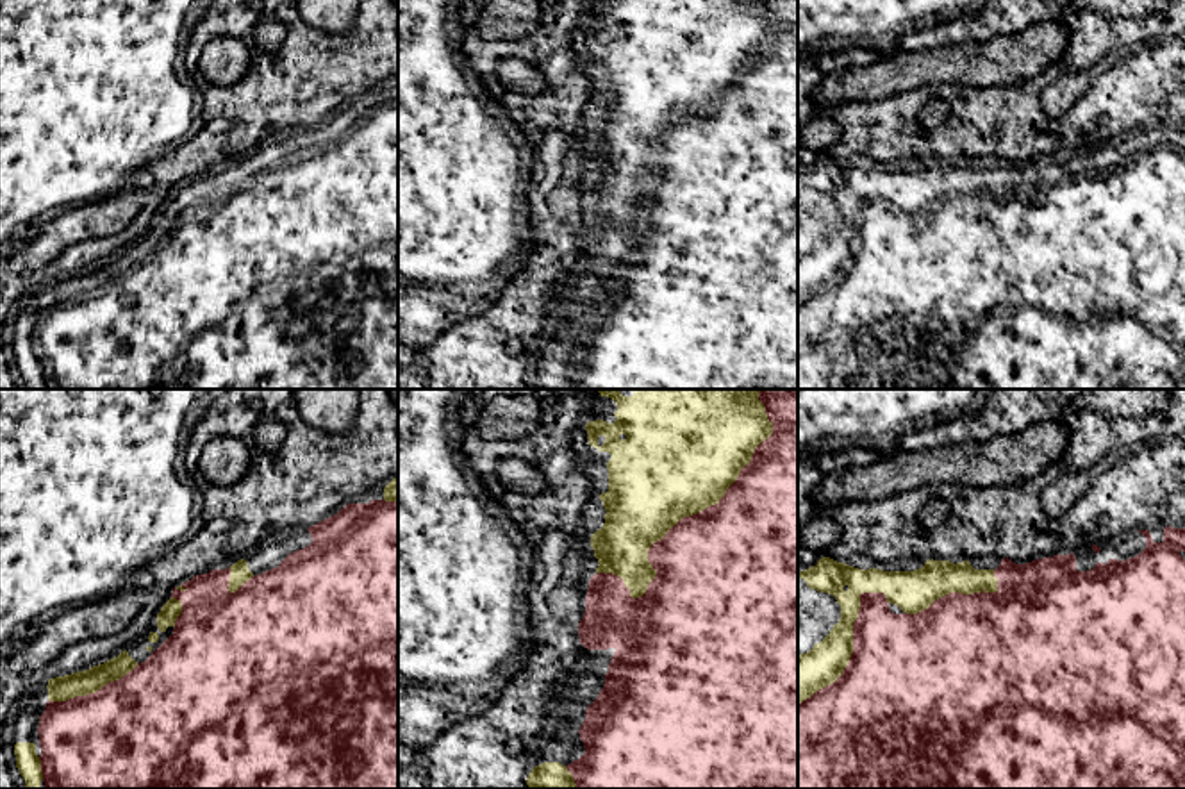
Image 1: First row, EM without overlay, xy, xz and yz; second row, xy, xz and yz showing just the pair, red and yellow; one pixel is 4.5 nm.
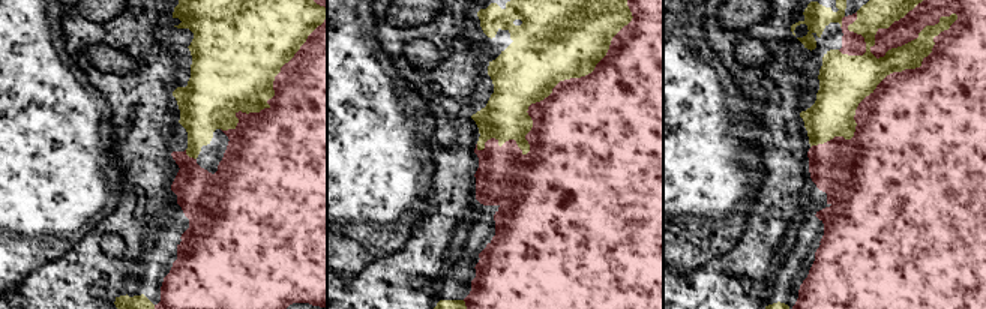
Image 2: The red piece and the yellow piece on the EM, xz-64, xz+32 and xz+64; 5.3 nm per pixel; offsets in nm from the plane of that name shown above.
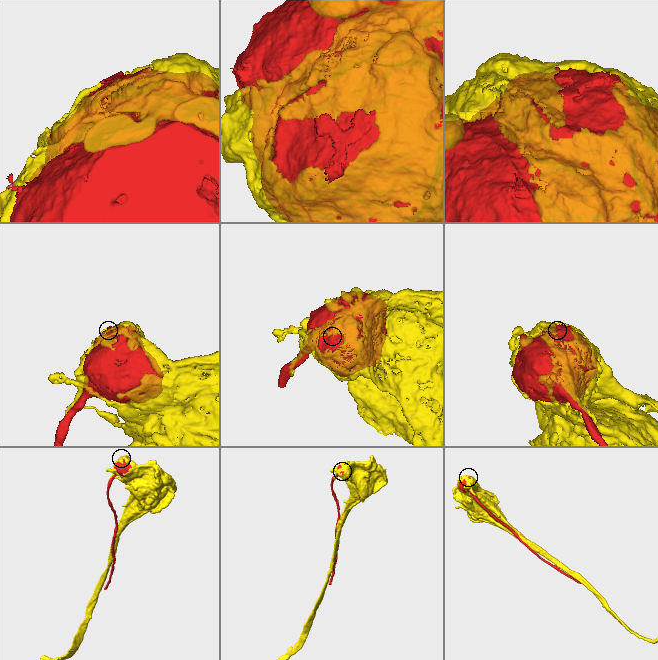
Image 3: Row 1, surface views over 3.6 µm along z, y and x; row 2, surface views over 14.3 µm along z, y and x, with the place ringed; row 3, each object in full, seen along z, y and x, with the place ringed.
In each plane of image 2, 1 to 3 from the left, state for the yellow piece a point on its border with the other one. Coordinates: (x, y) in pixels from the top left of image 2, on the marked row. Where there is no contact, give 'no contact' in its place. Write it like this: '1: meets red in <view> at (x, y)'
1: meets red in xz-64 at (273, 89)
2: meets red in xz+32 at (545, 98)
3: meets red in xz+64 at (880, 83)

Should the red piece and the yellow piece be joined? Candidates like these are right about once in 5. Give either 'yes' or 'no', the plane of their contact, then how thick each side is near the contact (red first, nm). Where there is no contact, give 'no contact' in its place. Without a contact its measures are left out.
no | xz | 500/480 nm

